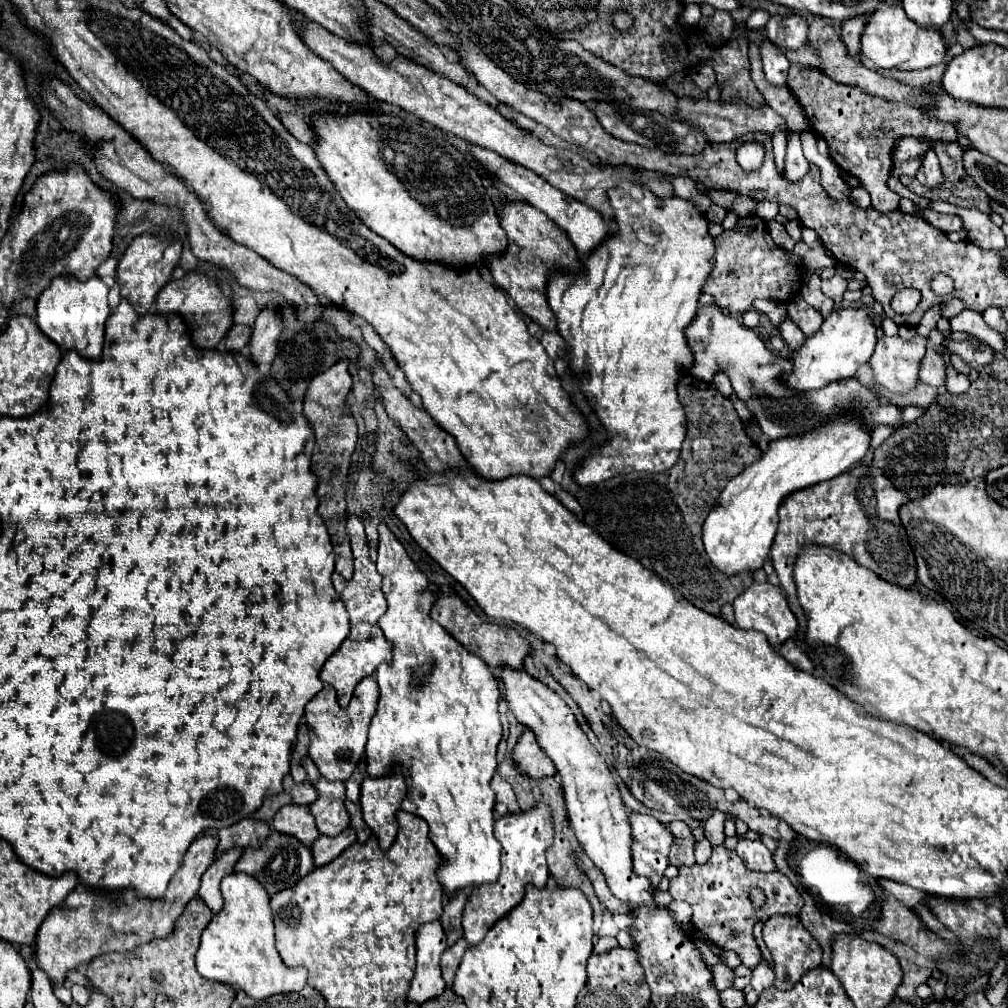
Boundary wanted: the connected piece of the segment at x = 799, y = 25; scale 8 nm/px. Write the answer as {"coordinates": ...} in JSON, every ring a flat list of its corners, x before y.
{"coordinates":[[794,13,794,15,772,15,764,27,766,37,784,49,800,49,808,37,808,21]]}

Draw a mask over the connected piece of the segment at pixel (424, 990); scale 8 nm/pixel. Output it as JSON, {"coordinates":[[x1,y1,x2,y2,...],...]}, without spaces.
{"coordinates":[[440,921,424,923,416,931,416,973,410,981,408,1001,422,1005,444,993,444,979,440,975,440,955,446,949,446,933]]}

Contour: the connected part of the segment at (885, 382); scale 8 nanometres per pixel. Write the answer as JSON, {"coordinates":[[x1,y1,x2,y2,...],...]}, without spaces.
{"coordinates":[[882,335,876,341,876,349,868,361,868,365,874,371,874,381,892,393,908,393,918,383,918,365,920,357,924,357,924,349,926,349,926,339,920,335,916,335,910,341,904,341,900,335,894,337]]}

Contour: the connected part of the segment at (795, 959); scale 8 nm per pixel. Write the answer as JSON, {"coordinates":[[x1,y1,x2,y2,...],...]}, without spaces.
{"coordinates":[[772,915,766,923,764,923,764,943,768,947,768,951,772,953,774,959,774,973,776,979,780,981,788,981,788,983,798,983,800,977,808,971,820,965,822,959,822,949,818,945,818,941,808,933,808,929,800,923,800,919,796,915]]}

